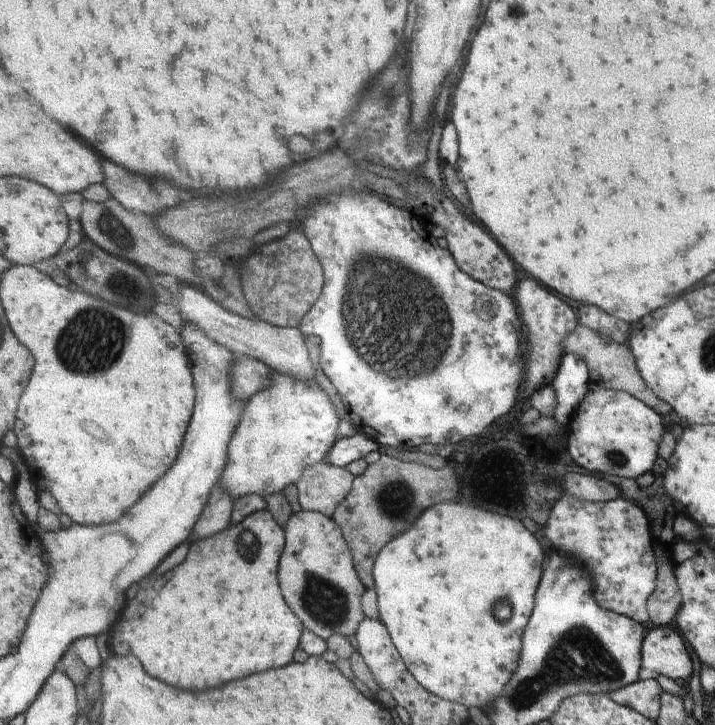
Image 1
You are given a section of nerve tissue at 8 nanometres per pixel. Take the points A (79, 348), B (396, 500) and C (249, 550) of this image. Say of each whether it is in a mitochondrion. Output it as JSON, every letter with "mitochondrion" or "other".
{"A":"mitochondrion","B":"mitochondrion","C":"mitochondrion"}

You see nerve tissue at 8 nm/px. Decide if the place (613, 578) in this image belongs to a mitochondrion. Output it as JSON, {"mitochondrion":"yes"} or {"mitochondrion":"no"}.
{"mitochondrion":"no"}

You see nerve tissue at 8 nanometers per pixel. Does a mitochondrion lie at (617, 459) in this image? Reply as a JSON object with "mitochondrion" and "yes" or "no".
{"mitochondrion":"yes"}

